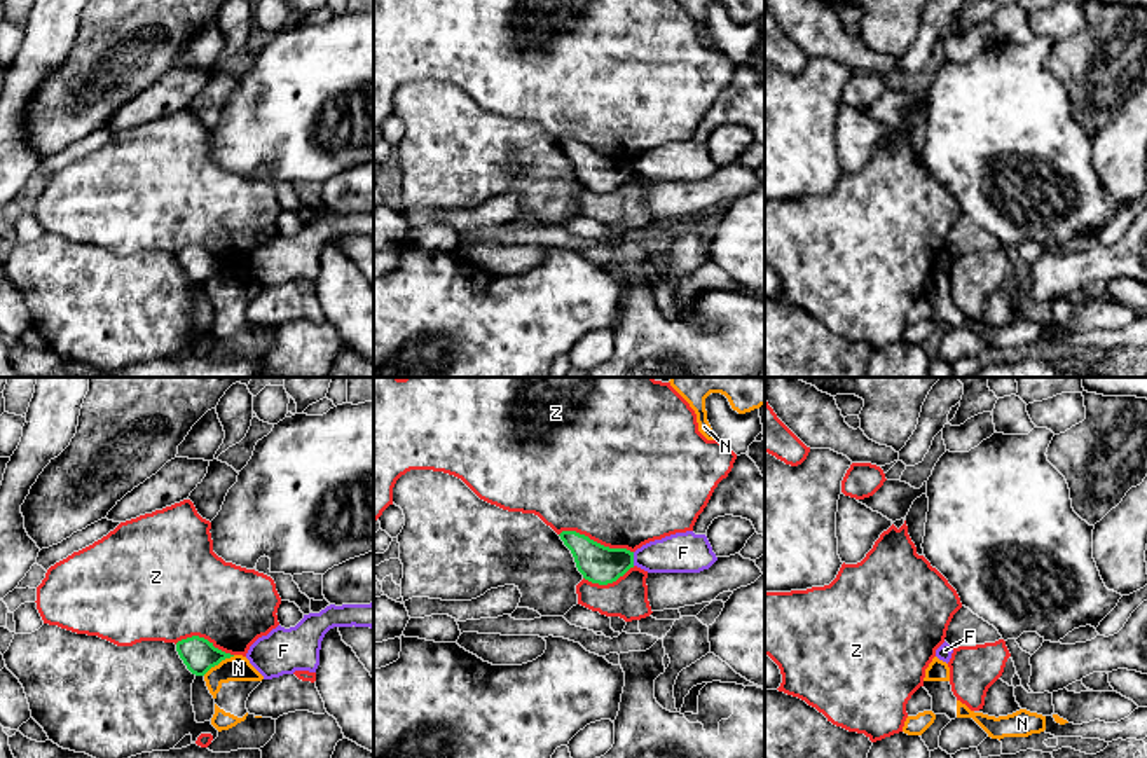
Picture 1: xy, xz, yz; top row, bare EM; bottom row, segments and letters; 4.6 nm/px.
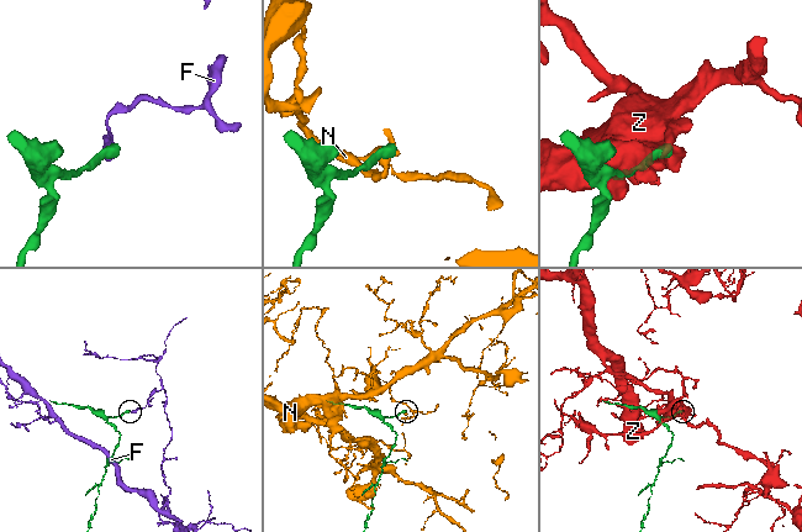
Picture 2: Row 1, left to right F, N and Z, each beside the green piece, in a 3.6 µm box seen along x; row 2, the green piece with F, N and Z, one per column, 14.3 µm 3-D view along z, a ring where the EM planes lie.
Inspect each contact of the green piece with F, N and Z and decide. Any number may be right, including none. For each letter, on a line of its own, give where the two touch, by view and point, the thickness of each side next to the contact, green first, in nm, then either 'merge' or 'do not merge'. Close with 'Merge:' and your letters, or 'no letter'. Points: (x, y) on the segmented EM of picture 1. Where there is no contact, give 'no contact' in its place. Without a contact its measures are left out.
F: xz (632, 559) | 180/190 nm | do not merge
N: xy (219, 662) | 160/120 nm | do not merge
Z: xz (596, 542) | 180/500 nm | do not merge
Merge: no letter

